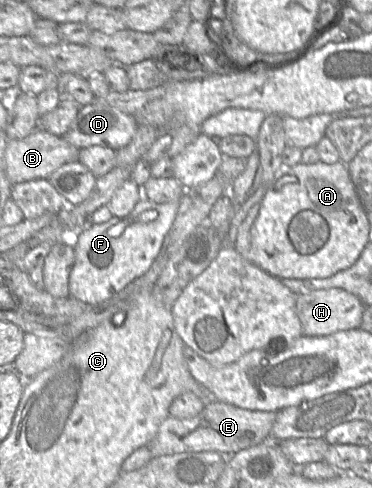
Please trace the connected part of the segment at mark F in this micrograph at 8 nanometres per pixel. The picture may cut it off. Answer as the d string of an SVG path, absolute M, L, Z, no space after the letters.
M142 197L127 216L113 216L103 224L89 224L79 234L74 247L75 262L69 276L70 296L87 304L100 304L144 275L157 258L179 207L180 202L158 204Z

